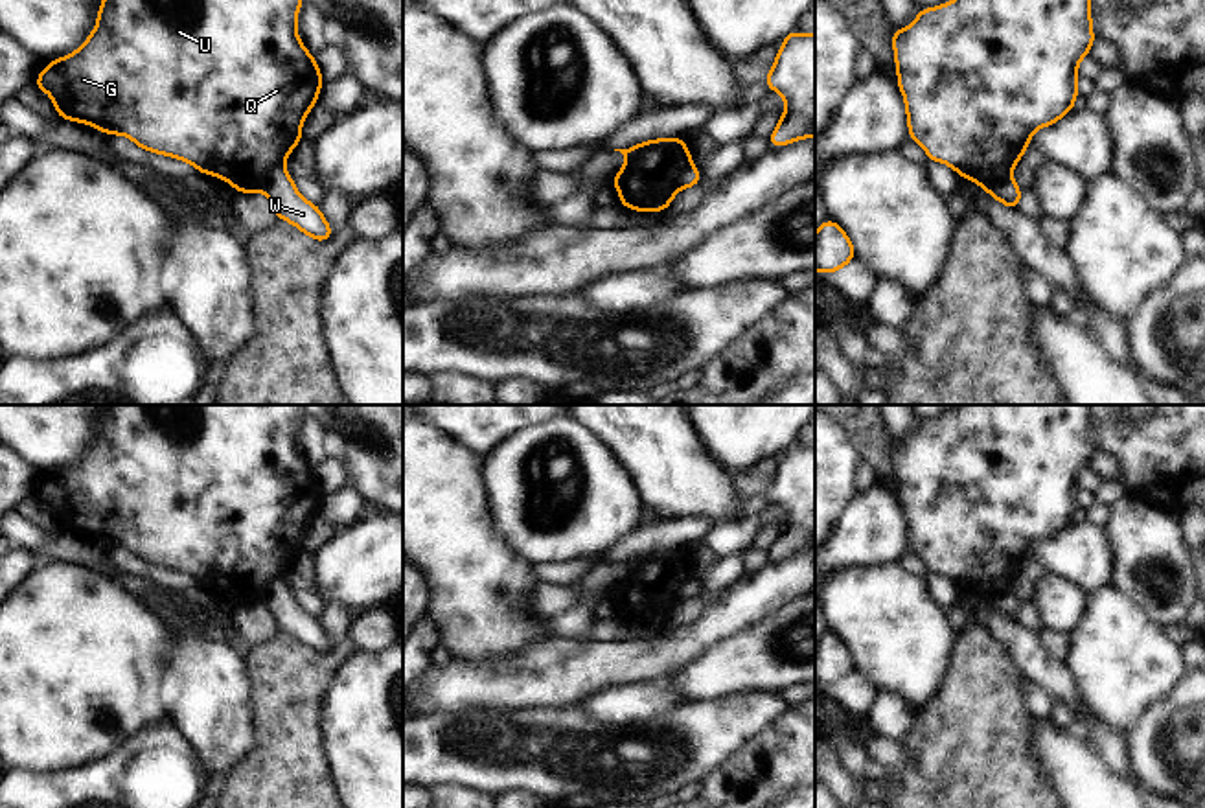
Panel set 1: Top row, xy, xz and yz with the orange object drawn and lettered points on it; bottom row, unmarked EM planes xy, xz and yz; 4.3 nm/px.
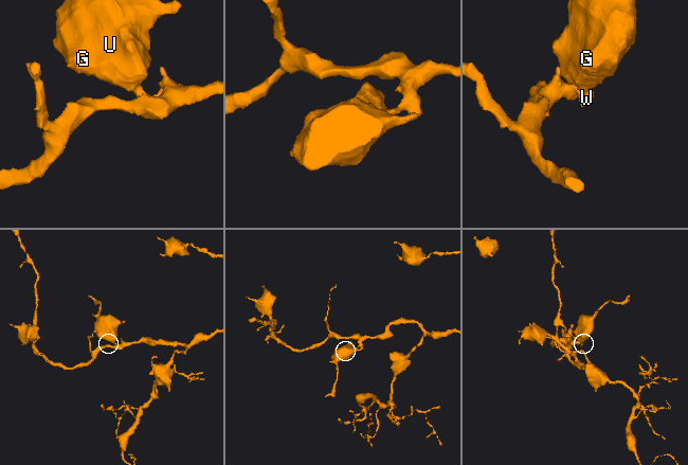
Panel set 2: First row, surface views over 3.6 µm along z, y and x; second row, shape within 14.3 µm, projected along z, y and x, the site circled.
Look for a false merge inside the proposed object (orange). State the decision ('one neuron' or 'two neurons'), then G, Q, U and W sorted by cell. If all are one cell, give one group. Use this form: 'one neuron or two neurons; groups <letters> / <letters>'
two neurons; groups G Q U / W

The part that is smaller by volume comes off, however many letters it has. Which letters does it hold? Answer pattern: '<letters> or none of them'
G, Q, U

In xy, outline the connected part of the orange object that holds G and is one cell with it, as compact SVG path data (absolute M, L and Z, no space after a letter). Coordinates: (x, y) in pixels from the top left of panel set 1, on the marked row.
M103 0L98 26L74 53L52 61L35 87L46 90L59 118L125 134L142 149L180 158L217 175L241 193L265 190L269 173L285 164L302 140L302 121L324 83L296 35L304 0Z

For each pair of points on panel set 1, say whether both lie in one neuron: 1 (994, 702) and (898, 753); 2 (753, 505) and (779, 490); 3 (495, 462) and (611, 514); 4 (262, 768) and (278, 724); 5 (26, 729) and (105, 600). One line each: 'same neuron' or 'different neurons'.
1: different neurons
2: same neuron
3: same neuron
4: same neuron
5: same neuron

